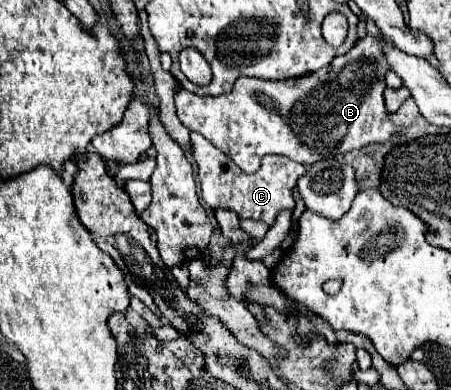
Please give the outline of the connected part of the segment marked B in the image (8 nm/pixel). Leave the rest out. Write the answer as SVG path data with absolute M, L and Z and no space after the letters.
M367 34L347 54L333 58L333 62L319 72L279 82L241 76L237 78L233 90L221 96L197 96L181 88L175 94L175 108L183 126L203 134L209 142L223 150L245 174L253 174L259 168L261 158L267 154L281 154L295 162L301 162L303 166L311 166L317 160L335 158L337 154L347 154L373 142L385 142L393 132L397 132L383 102L387 70L389 66L385 62L385 56L381 54L381 46L377 46L377 38L369 38Z

